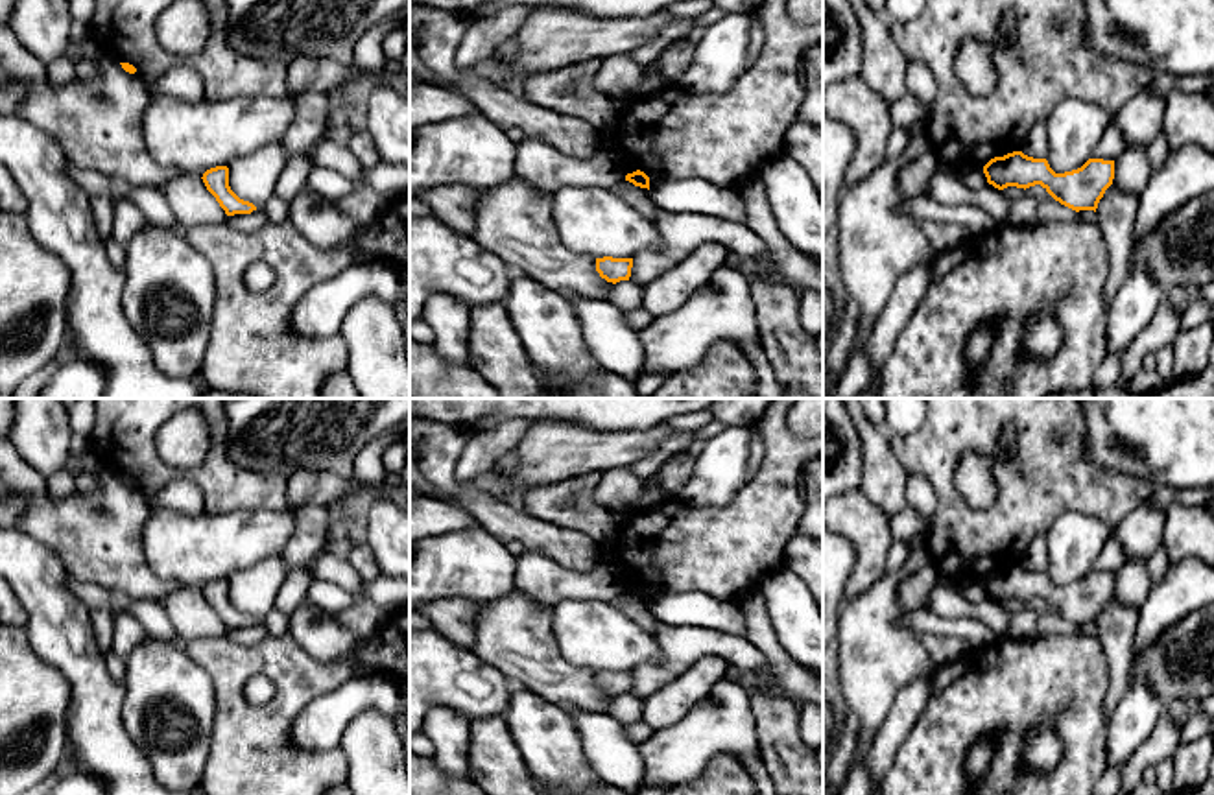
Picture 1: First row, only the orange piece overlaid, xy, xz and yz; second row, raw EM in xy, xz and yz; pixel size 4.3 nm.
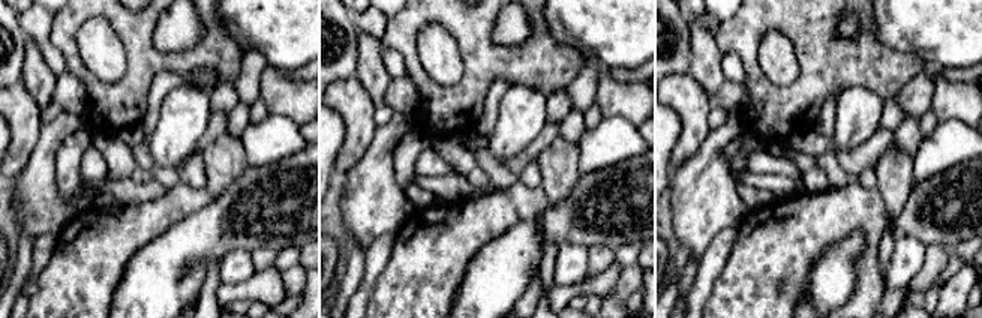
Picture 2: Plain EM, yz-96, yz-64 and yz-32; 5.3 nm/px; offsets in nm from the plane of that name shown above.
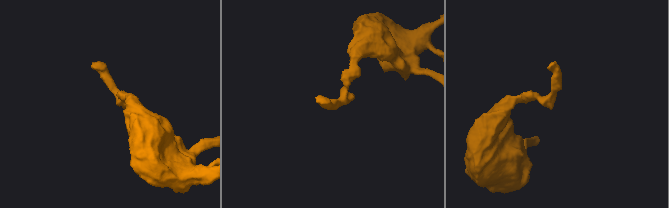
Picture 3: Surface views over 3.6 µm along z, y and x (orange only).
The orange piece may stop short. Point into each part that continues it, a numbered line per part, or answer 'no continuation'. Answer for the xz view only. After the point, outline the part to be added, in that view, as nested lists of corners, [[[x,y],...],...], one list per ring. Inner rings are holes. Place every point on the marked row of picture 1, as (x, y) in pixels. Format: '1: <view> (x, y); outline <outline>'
no continuation

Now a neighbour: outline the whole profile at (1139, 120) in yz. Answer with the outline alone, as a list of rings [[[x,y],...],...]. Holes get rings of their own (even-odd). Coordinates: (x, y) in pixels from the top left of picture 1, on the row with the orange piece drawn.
[[[1146,87],[1114,114],[1125,148],[1148,149],[1153,138],[1160,135],[1164,101],[1164,96]]]

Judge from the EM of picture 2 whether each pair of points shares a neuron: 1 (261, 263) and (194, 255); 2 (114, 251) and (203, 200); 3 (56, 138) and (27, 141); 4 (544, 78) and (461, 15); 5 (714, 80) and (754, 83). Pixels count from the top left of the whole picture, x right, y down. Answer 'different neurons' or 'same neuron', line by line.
1: different neurons
2: same neuron
3: different neurons
4: same neuron
5: different neurons

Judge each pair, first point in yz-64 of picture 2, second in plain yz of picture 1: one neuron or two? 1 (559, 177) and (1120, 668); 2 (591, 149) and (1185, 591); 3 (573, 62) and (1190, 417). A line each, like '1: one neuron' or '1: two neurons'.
1: one neuron
2: one neuron
3: two neurons

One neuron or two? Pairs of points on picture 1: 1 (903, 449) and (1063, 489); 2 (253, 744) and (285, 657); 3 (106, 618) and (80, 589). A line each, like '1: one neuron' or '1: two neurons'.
1: one neuron
2: one neuron
3: one neuron

